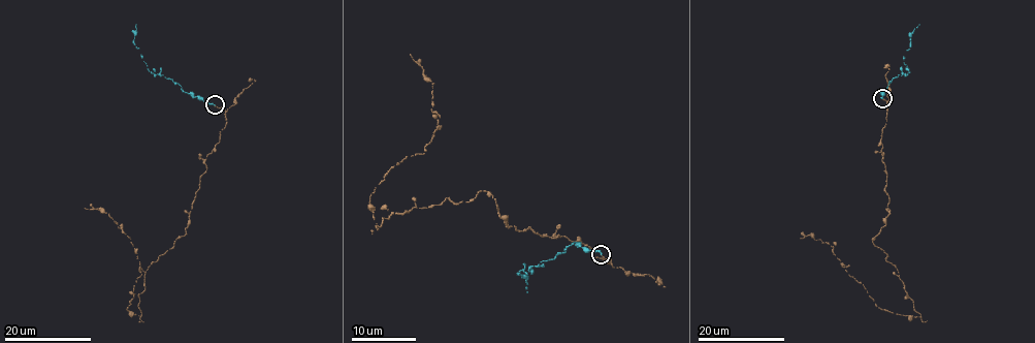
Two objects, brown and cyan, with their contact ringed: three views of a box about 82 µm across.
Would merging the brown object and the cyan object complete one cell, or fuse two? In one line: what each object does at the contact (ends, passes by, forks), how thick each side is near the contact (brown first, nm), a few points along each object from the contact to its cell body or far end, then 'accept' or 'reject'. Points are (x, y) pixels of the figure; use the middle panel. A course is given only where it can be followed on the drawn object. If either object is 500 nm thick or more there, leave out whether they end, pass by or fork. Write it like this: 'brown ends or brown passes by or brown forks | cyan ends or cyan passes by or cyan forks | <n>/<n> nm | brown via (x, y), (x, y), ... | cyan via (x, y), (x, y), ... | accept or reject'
brown ends | cyan ends | 160/200 nm | brown via (601, 254), (610, 263), (506, 225), (485, 191), (378, 225), (369, 196), (440, 117), (410, 54) | cyan via (601, 254), (573, 242), (565, 252), (529, 272), (523, 271), (524, 264), (518, 273), (524, 277), (527, 292) | accept

